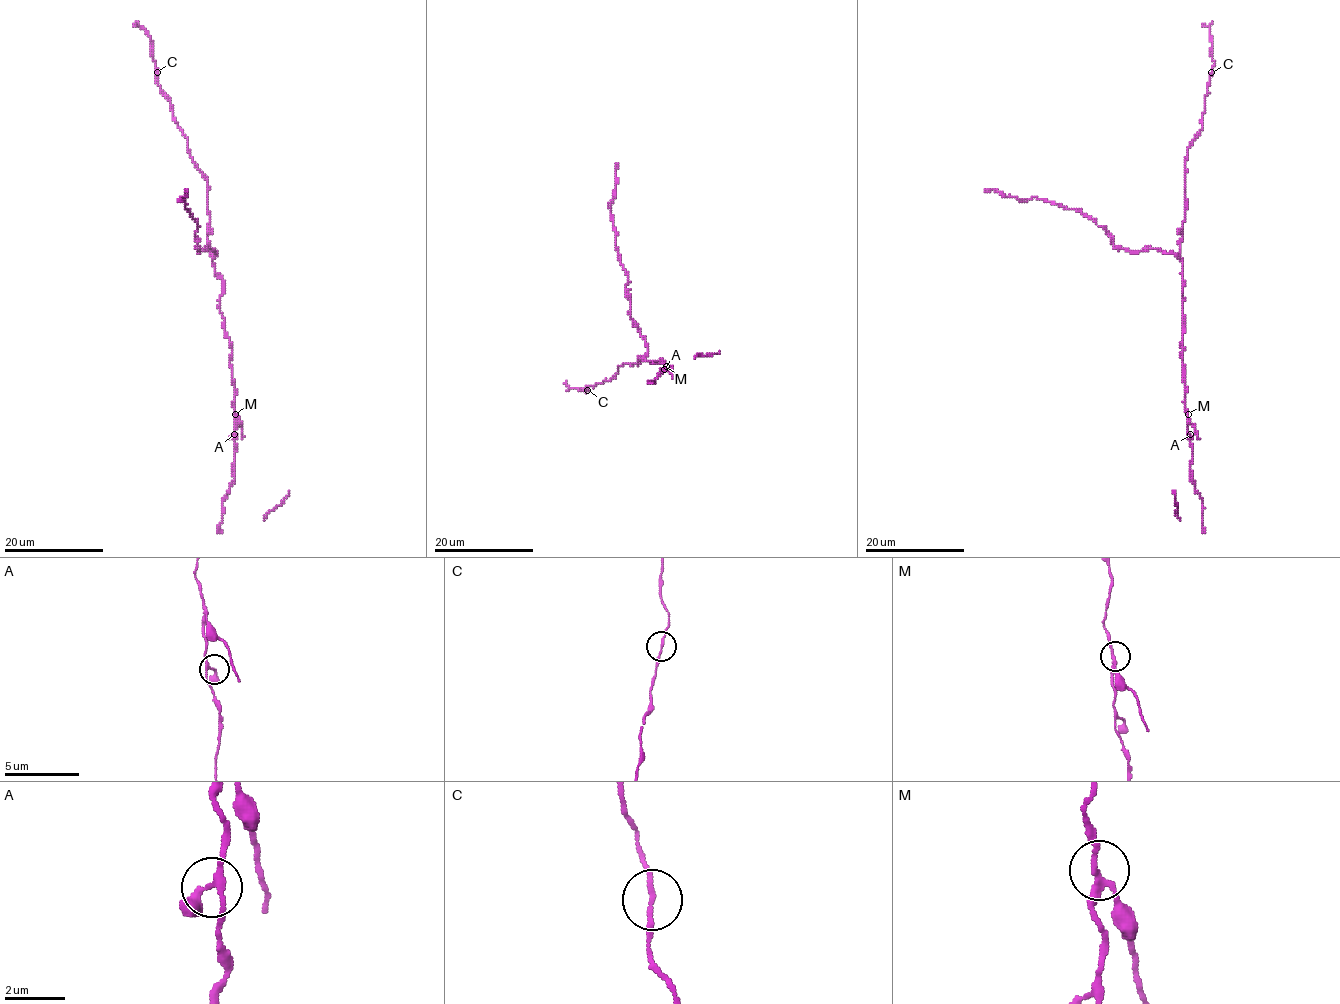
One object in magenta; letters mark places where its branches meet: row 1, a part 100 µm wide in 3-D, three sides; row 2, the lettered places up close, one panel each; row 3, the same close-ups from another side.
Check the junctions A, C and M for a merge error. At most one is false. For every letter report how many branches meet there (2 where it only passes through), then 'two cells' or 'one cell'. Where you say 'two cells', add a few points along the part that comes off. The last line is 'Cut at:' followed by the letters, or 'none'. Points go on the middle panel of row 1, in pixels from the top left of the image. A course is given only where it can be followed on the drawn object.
A: branches 3; one cell
C: branches 2; one cell
M: branches 3; two cells; course (665, 366), (673, 378)
Cut at: M

